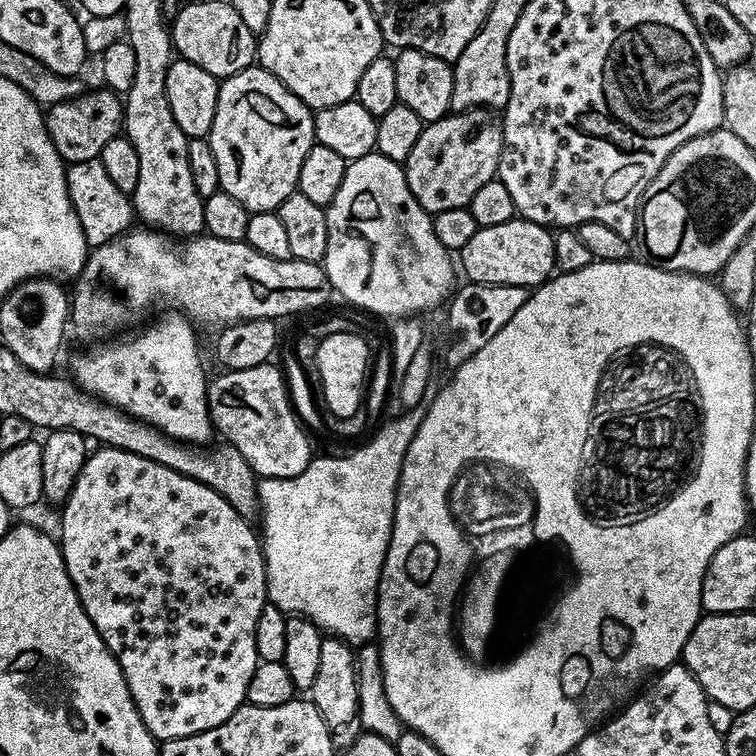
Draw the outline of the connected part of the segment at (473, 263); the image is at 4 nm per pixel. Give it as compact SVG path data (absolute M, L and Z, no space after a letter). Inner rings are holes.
M523 218L498 222L498 226L477 227L474 238L459 249L458 264L474 284L505 284L535 290L553 275L553 233L543 224L535 224Z

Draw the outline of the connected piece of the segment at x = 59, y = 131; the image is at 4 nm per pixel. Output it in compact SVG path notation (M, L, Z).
M89 91L75 100L54 104L47 109L48 133L58 154L69 165L97 159L106 142L121 135L124 122L124 105L121 97L114 91L103 91Z

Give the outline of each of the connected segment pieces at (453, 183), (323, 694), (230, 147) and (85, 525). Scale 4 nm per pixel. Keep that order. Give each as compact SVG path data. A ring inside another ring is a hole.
M460 110L443 116L441 120L425 123L418 142L414 142L414 150L410 150L410 154L402 162L409 190L421 209L435 214L442 210L467 208L475 191L486 182L497 179L504 145L504 129L497 121L496 124L492 121L492 116L493 113L488 110Z
M324 636L322 650L318 657L318 674L310 690L313 706L322 714L326 730L330 730L333 749L343 750L362 735L358 714L358 682L356 681L356 652L353 645L338 636Z
M259 66L246 68L220 84L214 122L206 143L218 166L220 191L230 194L230 198L238 198L238 202L242 202L249 213L275 212L280 209L282 202L286 202L286 198L297 191L302 162L306 154L310 154L312 145L317 143L314 112L274 74Z
M100 446L97 449L97 452L95 449L85 460L72 487L72 493L63 501L64 513L60 516L60 555L64 557L64 568L76 588L76 596L86 610L90 622L94 622L102 642L106 642L108 649L116 655L138 714L146 730L150 730L150 734L155 736L157 741L186 738L210 730L214 726L222 726L222 722L226 722L226 718L230 718L230 714L234 714L234 710L238 710L241 704L245 703L248 683L258 663L254 626L266 603L264 552L261 541L257 533L256 536L252 533L249 521L240 516L238 510L234 510L234 506L230 506L230 502L226 502L226 498L222 498L222 494L218 494L209 484L178 474L158 462L150 462L150 458L130 454L121 448Z

